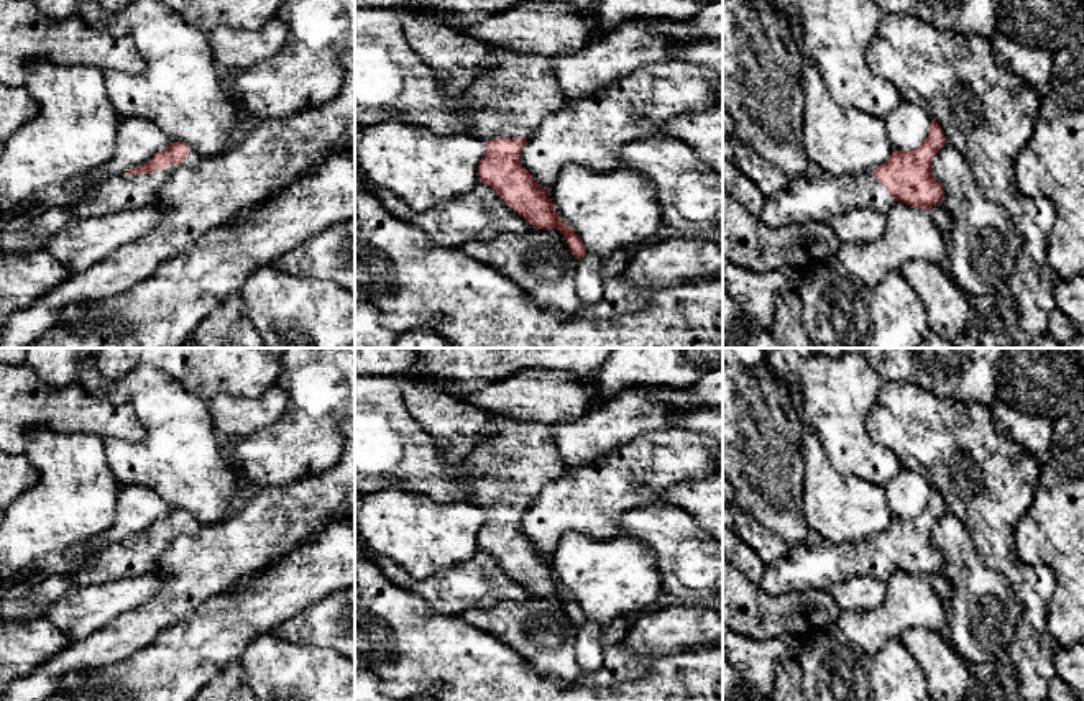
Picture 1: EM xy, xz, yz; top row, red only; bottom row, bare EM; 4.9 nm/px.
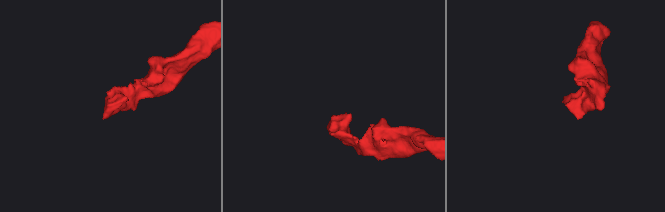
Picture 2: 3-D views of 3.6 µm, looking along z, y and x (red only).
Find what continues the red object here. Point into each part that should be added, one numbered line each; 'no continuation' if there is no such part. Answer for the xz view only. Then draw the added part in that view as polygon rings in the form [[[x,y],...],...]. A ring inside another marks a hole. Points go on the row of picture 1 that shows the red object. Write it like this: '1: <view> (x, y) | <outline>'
1: xz (514, 92) | [[[496,46],[481,72],[462,94],[462,107],[471,113],[468,135],[485,143],[521,138],[567,105],[549,56]]]

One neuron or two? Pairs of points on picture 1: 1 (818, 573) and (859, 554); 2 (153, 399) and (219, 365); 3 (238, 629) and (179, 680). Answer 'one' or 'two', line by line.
1: one
2: two
3: one

